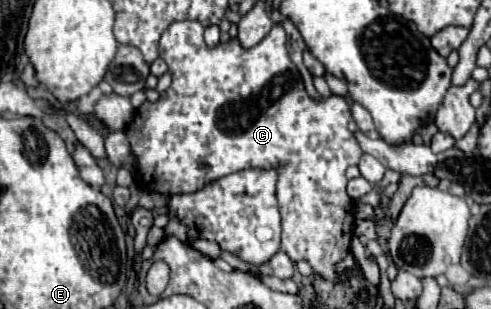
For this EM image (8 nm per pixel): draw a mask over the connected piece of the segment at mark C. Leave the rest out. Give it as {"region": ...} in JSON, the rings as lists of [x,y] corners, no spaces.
{"region":[[[184,20],[184,22],[174,22],[170,24],[170,28],[166,28],[166,32],[162,34],[162,40],[160,40],[160,56],[164,58],[164,62],[168,64],[170,68],[170,74],[172,74],[172,84],[166,92],[160,94],[160,98],[156,102],[144,102],[140,108],[136,108],[136,116],[134,120],[126,126],[126,136],[128,136],[128,142],[130,142],[130,148],[132,148],[132,154],[136,158],[136,182],[142,190],[148,190],[148,192],[158,192],[158,194],[164,194],[164,196],[174,196],[174,194],[188,194],[188,192],[196,192],[198,188],[202,188],[204,184],[210,184],[226,174],[232,174],[232,172],[238,172],[238,170],[246,170],[246,168],[274,168],[280,176],[280,184],[278,184],[278,190],[276,190],[276,196],[278,196],[278,208],[280,208],[280,218],[282,218],[282,250],[294,260],[294,262],[300,262],[300,260],[306,260],[312,270],[322,276],[324,280],[330,280],[332,284],[342,284],[346,282],[350,276],[352,276],[352,270],[344,270],[342,274],[336,272],[336,266],[348,256],[350,252],[350,240],[352,240],[352,222],[354,222],[354,206],[352,206],[352,198],[346,194],[346,168],[350,164],[358,164],[360,156],[362,156],[362,150],[358,146],[358,140],[354,138],[354,134],[348,130],[348,122],[352,118],[350,114],[350,104],[346,102],[340,102],[336,98],[320,98],[320,100],[314,100],[308,96],[306,88],[304,88],[304,82],[302,82],[302,76],[298,72],[298,68],[292,64],[290,60],[290,54],[288,54],[288,48],[286,48],[286,32],[282,28],[282,24],[276,24],[270,34],[256,46],[252,48],[242,48],[238,38],[230,38],[228,42],[220,42],[218,46],[210,48],[206,46],[204,42],[204,30],[202,30],[202,24],[198,22],[190,22],[190,20]]]}

